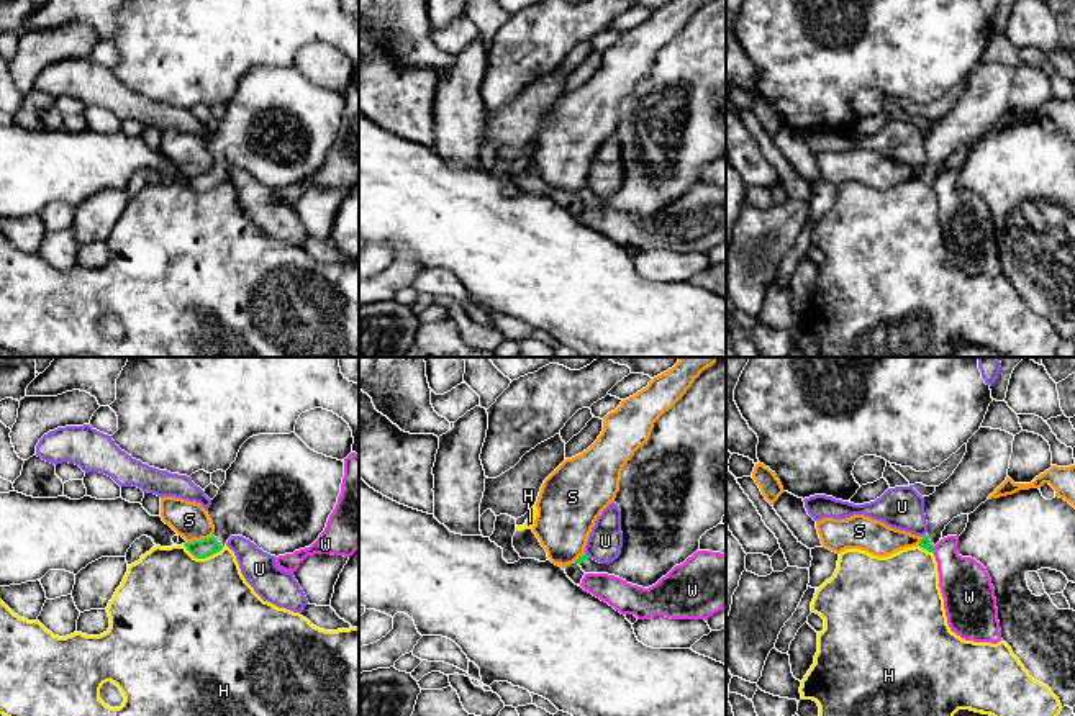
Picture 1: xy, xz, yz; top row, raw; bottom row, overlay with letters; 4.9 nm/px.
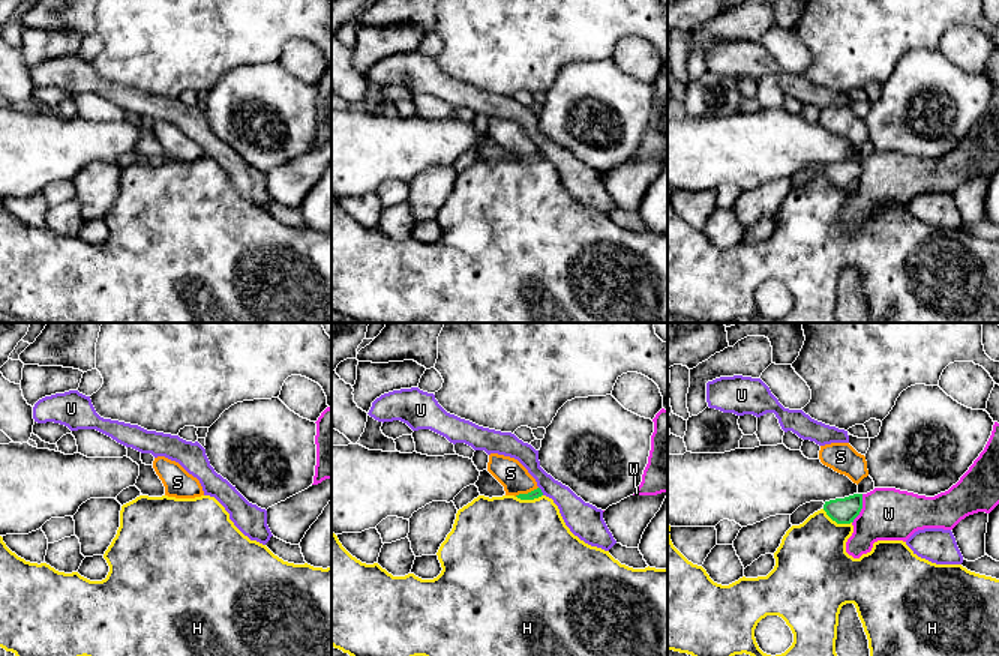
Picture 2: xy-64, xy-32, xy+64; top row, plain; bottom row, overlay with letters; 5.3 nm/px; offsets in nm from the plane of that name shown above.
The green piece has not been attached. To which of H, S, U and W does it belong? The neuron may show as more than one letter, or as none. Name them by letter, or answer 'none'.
none

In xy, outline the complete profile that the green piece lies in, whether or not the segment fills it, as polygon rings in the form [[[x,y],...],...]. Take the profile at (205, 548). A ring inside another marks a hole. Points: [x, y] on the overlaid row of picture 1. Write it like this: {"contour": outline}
{"contour": [[[295,433],[252,436],[241,446],[206,511],[213,536],[184,546],[197,559],[220,552],[231,536],[243,536],[275,557],[310,547],[338,503],[342,477],[342,460],[311,451]]]}

